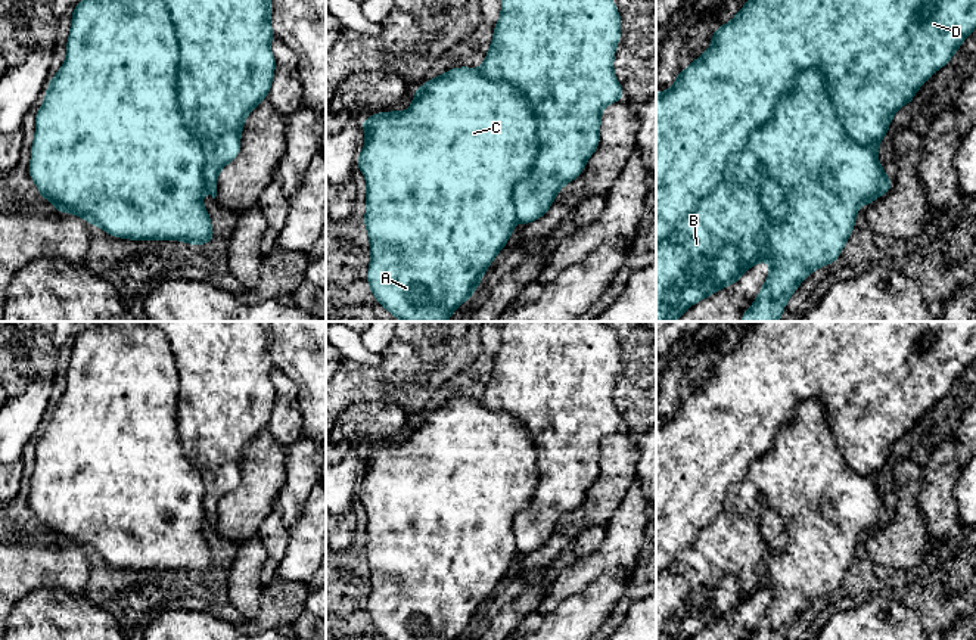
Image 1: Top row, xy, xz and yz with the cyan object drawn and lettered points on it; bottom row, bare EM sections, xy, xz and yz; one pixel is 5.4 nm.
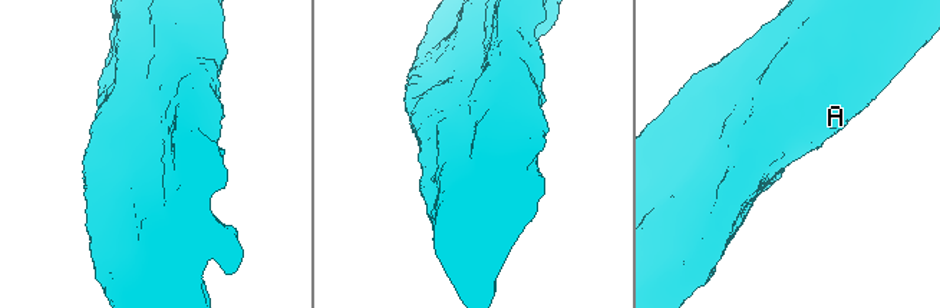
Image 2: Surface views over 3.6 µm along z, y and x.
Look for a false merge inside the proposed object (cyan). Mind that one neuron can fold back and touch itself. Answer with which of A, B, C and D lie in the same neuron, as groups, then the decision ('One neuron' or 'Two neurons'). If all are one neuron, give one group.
Groups: A B C D. One neuron

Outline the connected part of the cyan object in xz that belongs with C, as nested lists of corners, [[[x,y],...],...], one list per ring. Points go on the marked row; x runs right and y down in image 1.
[[[501,0],[501,15],[498,22],[494,25],[494,37],[489,46],[489,50],[482,62],[479,69],[475,68],[453,68],[444,72],[436,78],[429,78],[417,90],[413,90],[414,100],[407,111],[402,112],[379,112],[361,121],[361,127],[366,131],[366,143],[364,147],[357,158],[357,168],[360,168],[366,177],[367,193],[366,193],[366,205],[367,212],[363,217],[363,221],[367,227],[367,236],[370,240],[370,265],[367,270],[367,283],[376,301],[388,310],[392,316],[400,319],[401,321],[447,321],[451,314],[459,308],[460,304],[466,302],[476,288],[479,286],[485,270],[494,261],[497,254],[506,246],[509,237],[513,233],[513,226],[520,221],[523,226],[535,221],[543,217],[551,206],[556,199],[557,192],[569,181],[575,180],[585,168],[587,161],[596,152],[600,142],[600,122],[602,122],[602,111],[615,102],[624,99],[624,90],[613,72],[613,58],[616,53],[616,46],[621,38],[621,16],[618,7],[613,0]]]

